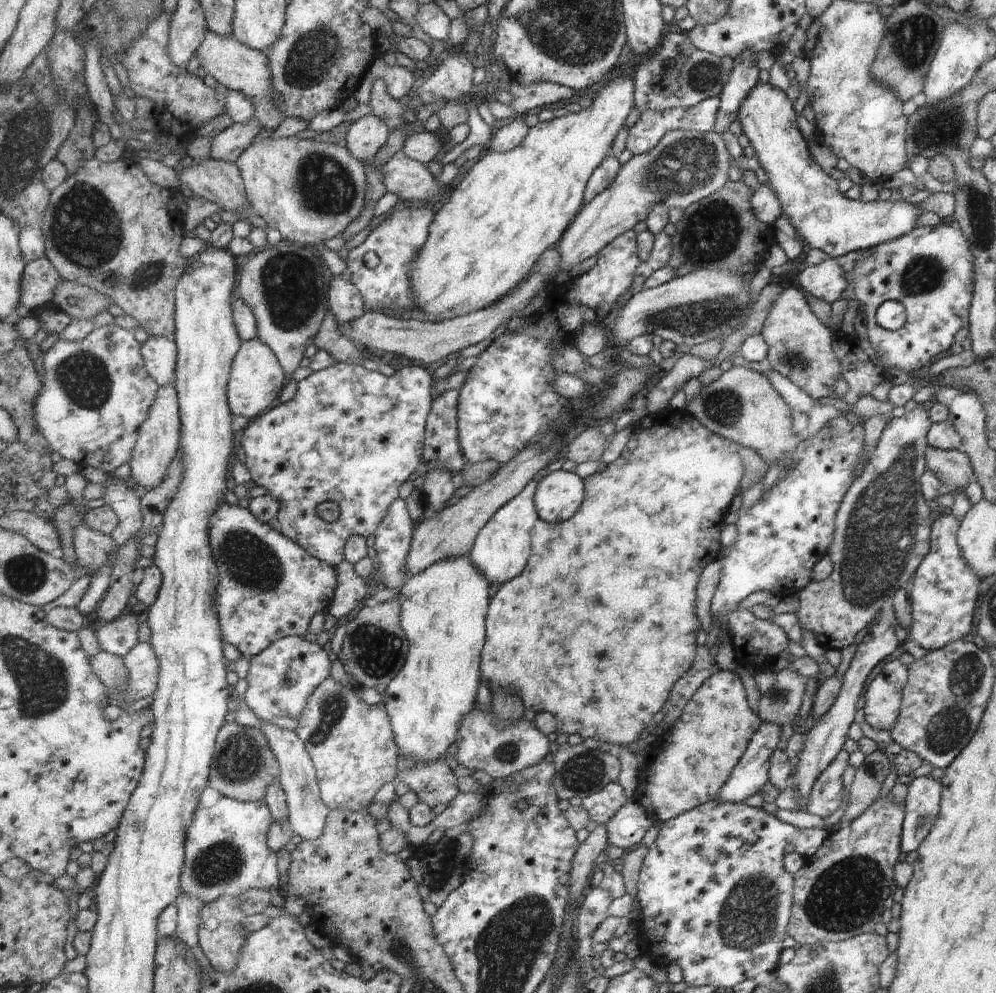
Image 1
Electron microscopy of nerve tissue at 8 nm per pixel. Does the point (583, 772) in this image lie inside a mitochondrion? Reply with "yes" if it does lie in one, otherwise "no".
yes

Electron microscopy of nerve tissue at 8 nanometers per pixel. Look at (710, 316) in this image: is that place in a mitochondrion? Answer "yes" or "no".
yes

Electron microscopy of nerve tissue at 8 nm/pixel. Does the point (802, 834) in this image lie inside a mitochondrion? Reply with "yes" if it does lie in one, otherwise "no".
no

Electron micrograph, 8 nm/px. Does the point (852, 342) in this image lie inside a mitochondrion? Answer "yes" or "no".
no

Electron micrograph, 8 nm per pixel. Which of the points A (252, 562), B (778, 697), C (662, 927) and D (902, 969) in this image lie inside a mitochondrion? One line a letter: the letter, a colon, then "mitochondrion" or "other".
A: mitochondrion
B: mitochondrion
C: other
D: other

